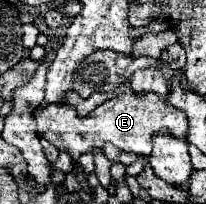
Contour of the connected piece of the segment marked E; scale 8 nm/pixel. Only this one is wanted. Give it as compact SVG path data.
M126 90L126 92L116 94L114 98L106 100L102 106L98 106L88 116L78 116L76 108L68 106L68 104L38 106L32 112L32 116L36 118L38 136L46 138L58 150L68 152L72 160L78 160L82 154L102 148L106 142L118 146L124 152L148 156L152 152L152 136L158 130L170 130L172 136L182 138L182 140L184 140L184 134L188 132L186 116L180 110L168 106L168 102L162 102L152 92L150 94L134 94L134 92Z

